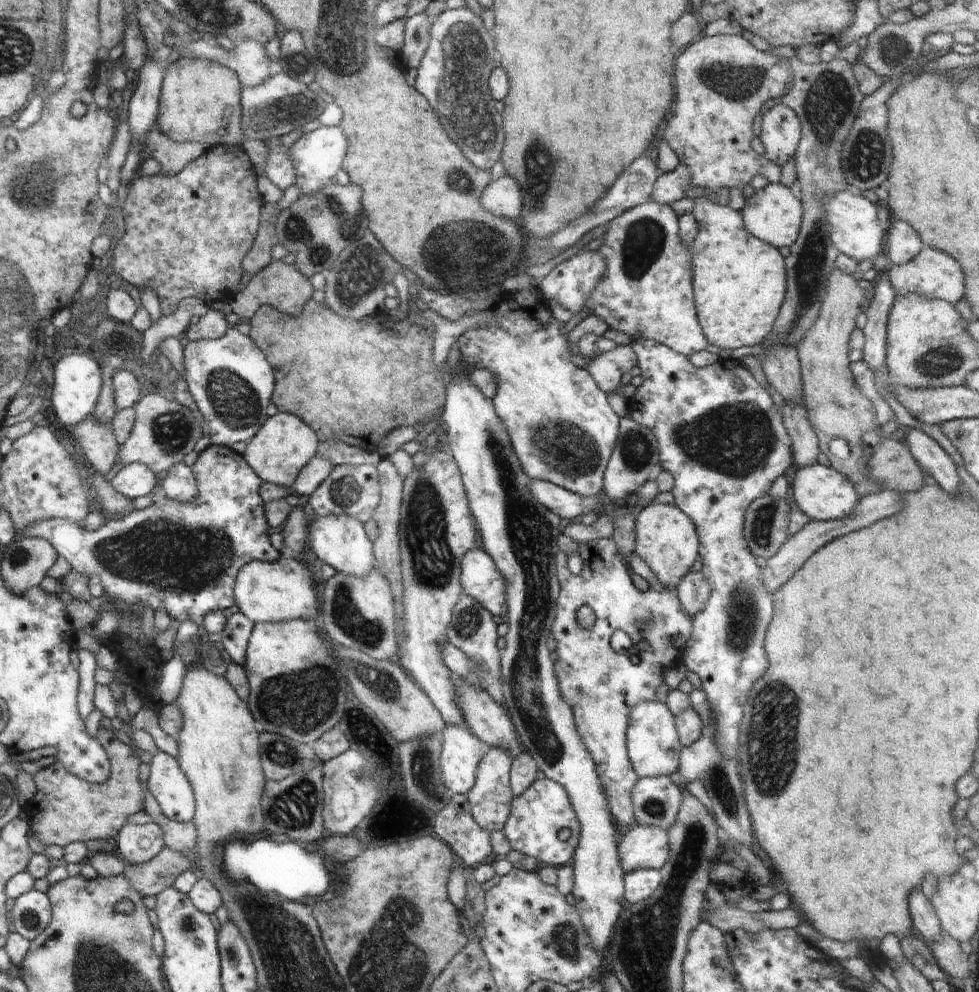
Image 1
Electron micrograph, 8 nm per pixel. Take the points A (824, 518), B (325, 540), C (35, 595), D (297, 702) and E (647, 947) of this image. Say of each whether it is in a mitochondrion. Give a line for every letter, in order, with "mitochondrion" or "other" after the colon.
A: other
B: other
C: other
D: mitochondrion
E: mitochondrion

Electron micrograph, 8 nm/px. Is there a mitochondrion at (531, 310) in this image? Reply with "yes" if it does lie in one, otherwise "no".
no

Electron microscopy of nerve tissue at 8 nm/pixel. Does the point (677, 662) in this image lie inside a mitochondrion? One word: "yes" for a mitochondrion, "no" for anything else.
no

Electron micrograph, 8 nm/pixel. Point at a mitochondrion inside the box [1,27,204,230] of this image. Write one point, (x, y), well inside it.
(35, 189)

